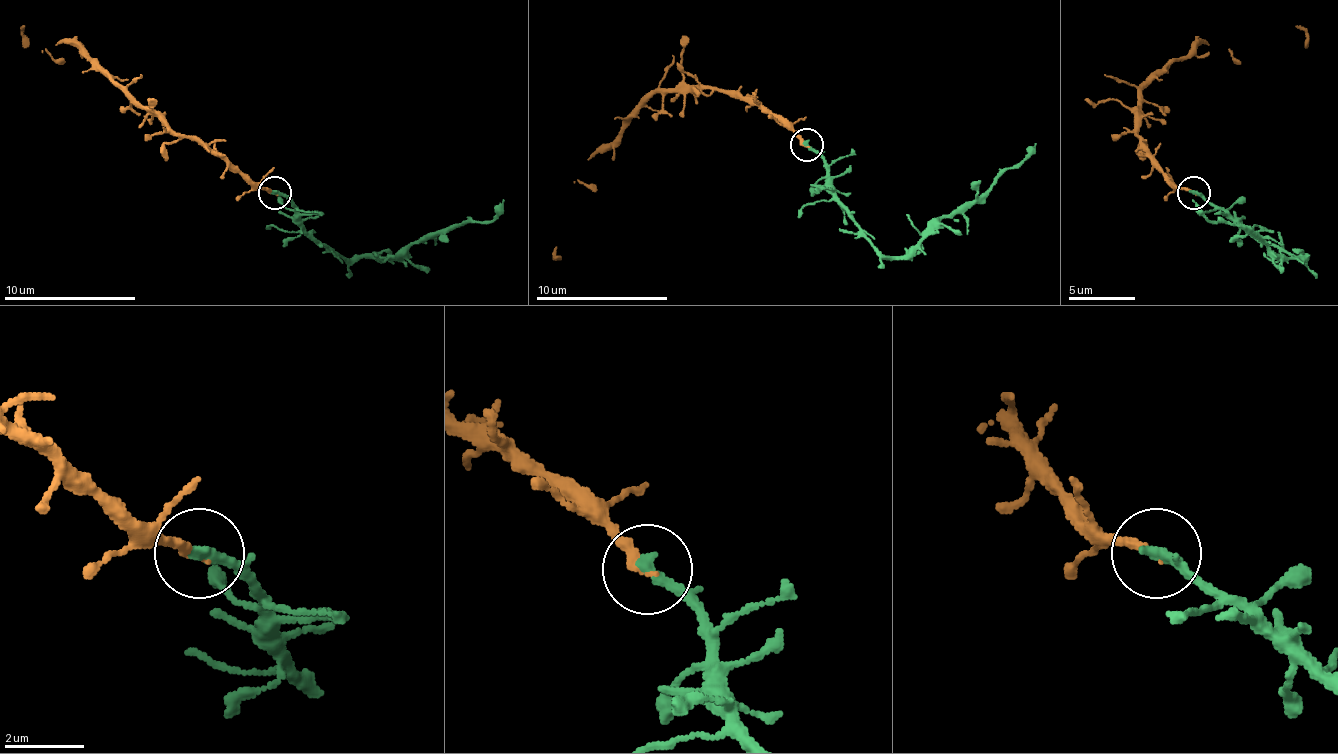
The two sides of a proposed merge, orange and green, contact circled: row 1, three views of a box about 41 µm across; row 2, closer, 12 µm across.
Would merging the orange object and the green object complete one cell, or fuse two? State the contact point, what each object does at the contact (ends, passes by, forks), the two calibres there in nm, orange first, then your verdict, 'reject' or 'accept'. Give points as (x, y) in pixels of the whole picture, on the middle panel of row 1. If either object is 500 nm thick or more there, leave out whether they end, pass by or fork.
at (806, 145); orange ends there; green ends there; 200 nm thick on the orange side, 320 nm on the other; accept

